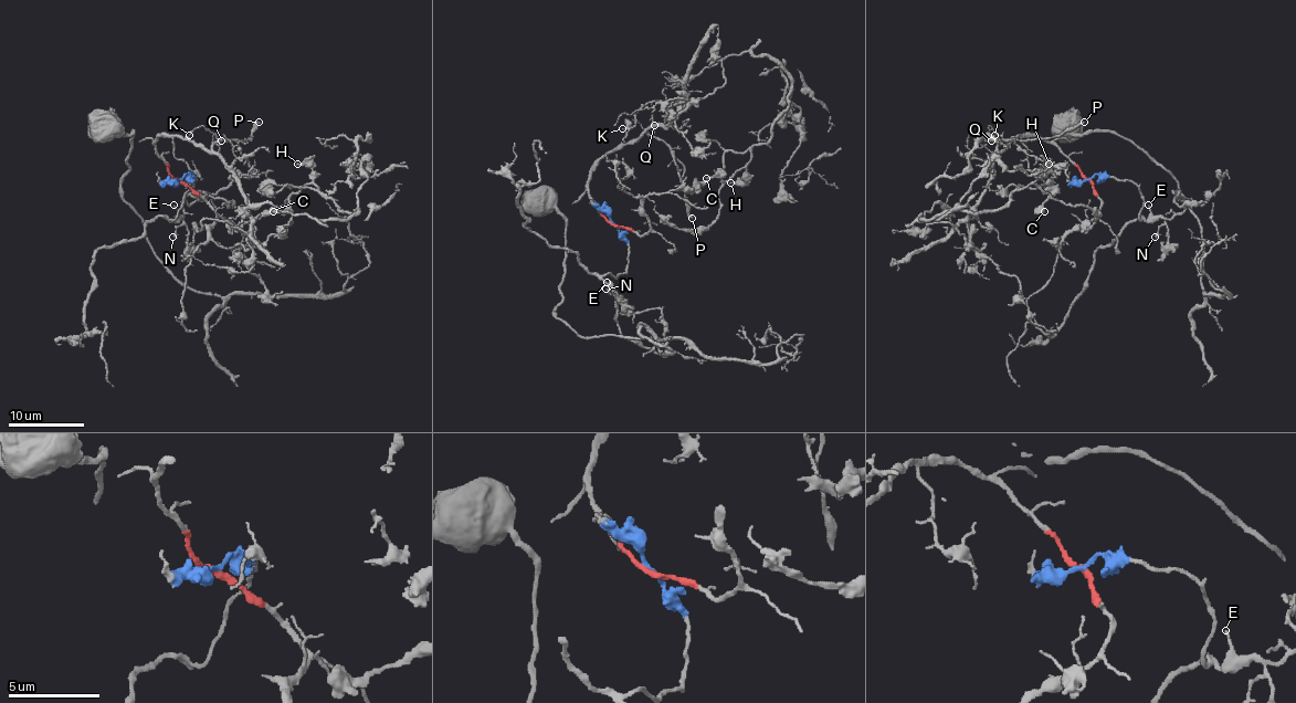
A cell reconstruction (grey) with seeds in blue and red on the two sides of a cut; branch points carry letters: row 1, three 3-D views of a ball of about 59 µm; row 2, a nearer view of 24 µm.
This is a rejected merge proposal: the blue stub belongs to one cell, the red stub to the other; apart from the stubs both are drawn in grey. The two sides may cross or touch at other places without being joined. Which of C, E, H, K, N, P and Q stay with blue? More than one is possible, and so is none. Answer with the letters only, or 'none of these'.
E, N

